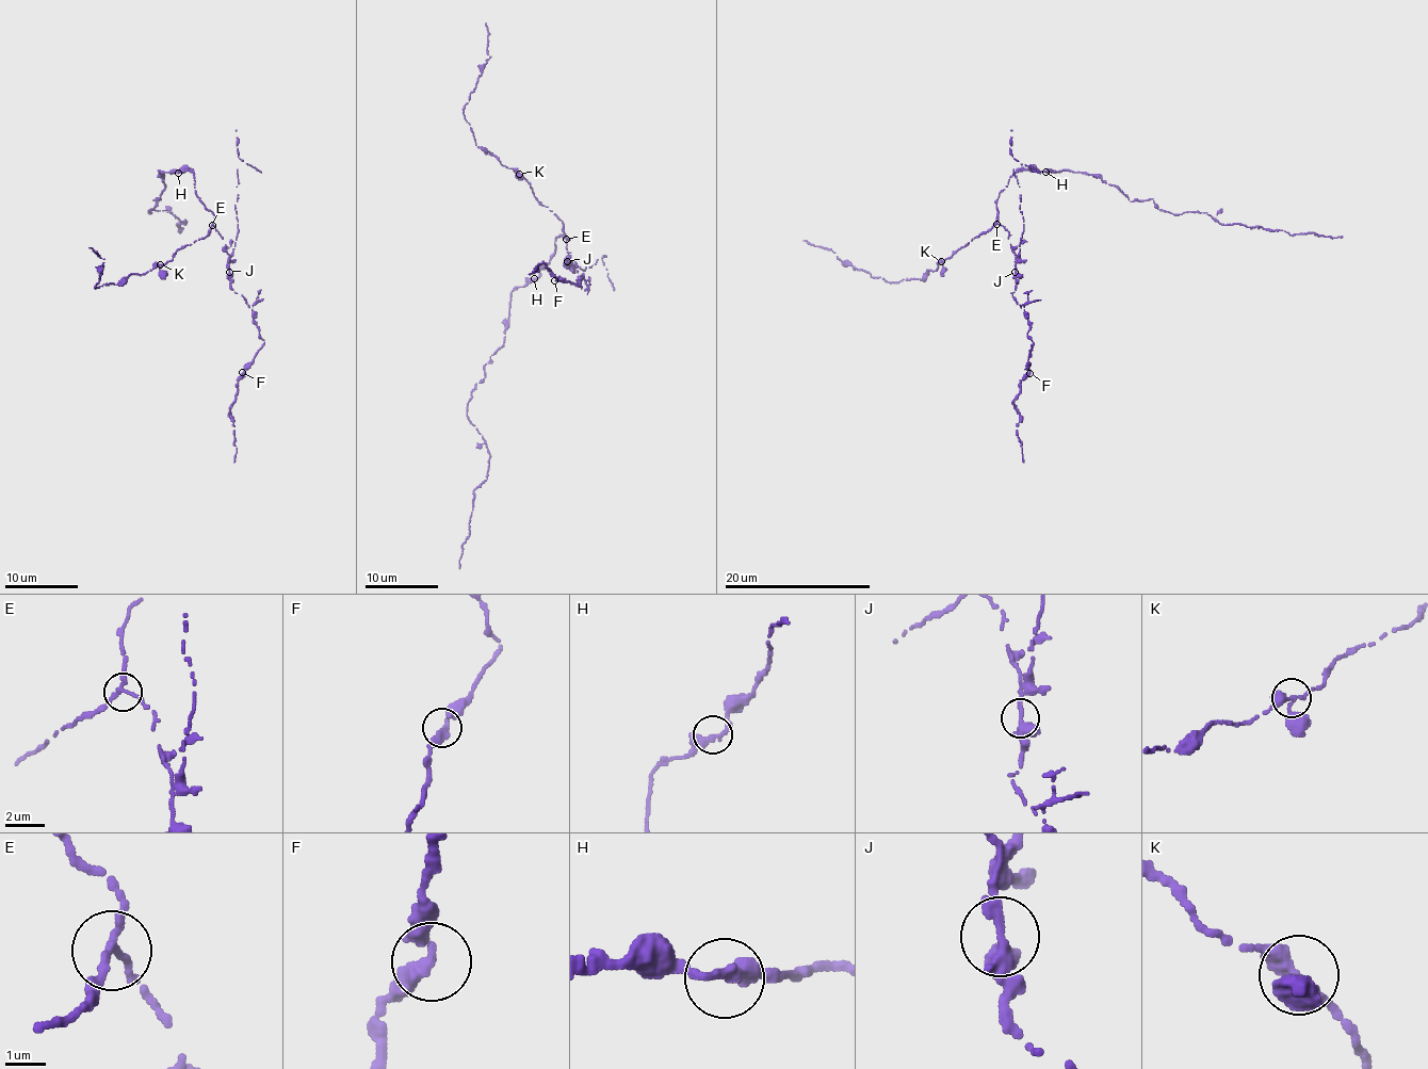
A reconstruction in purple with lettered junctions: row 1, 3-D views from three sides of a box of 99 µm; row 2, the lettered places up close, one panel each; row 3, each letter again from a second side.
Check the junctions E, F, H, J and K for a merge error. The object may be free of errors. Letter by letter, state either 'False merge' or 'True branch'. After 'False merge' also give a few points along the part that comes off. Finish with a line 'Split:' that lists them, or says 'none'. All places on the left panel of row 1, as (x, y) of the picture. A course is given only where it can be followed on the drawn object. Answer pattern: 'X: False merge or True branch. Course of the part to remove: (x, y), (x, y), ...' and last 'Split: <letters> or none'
E: True branch
F: True branch
H: True branch
J: False merge. Course of the part to remove: (229, 272), (228, 263), (239, 231), (234, 210), (237, 169), (243, 160), (261, 173)
K: True branch
Split: J

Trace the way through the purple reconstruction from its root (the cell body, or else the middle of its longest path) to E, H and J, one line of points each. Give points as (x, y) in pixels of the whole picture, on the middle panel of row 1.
E: (547, 263), (555, 250), (557, 237), (566, 239)
H: (547, 263), (534, 278)
J: (547, 263), (555, 250), (557, 237), (569, 239), (566, 241), (571, 261), (568, 261)

